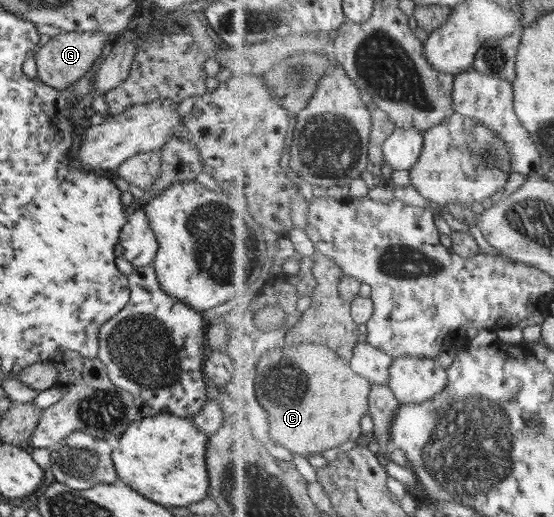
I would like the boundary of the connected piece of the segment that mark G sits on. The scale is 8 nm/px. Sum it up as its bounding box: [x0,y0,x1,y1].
[35,32,110,89]

